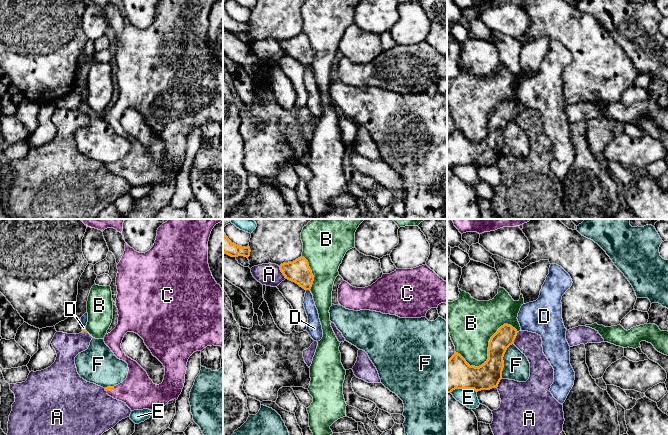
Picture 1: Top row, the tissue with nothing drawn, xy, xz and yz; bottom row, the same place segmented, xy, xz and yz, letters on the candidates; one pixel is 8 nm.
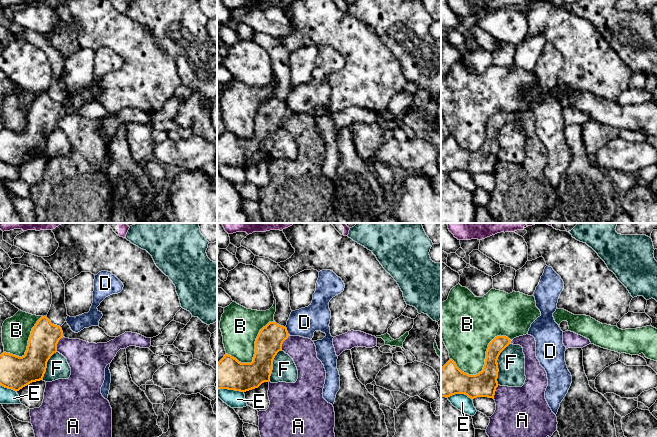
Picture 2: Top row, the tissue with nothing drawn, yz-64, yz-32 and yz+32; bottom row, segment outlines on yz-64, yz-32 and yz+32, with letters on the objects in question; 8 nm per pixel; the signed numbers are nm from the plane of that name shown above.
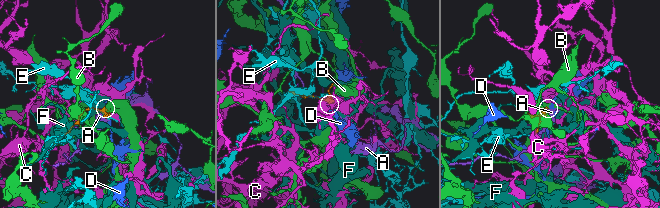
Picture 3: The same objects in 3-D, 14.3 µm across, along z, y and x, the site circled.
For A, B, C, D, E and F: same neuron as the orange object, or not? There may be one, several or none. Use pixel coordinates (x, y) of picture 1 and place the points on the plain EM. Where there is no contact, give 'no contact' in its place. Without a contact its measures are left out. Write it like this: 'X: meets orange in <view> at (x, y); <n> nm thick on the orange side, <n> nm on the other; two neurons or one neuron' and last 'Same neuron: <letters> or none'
A: meets orange in xz at (281, 47); 190 nm thick on the orange side, 180 nm on the other; two neurons
B: meets orange in yz at (488, 127); 200 nm thick on the orange side, 380 nm on the other; two neurons
C: meets orange in xy at (110, 165); 30 nm thick on the orange side, 280 nm on the other; one neuron
D: meets orange in xz at (308, 65); 190 nm thick on the orange side, 100 nm on the other; two neurons
E: meets orange in yz at (463, 164); 240 nm thick on the orange side, 140 nm on the other; two neurons
F: meets orange in yz at (503, 137); 200 nm thick on the orange side, 200 nm on the other; two neurons
Same neuron: C

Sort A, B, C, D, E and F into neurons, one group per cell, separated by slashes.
A / B / C / D / E / F

